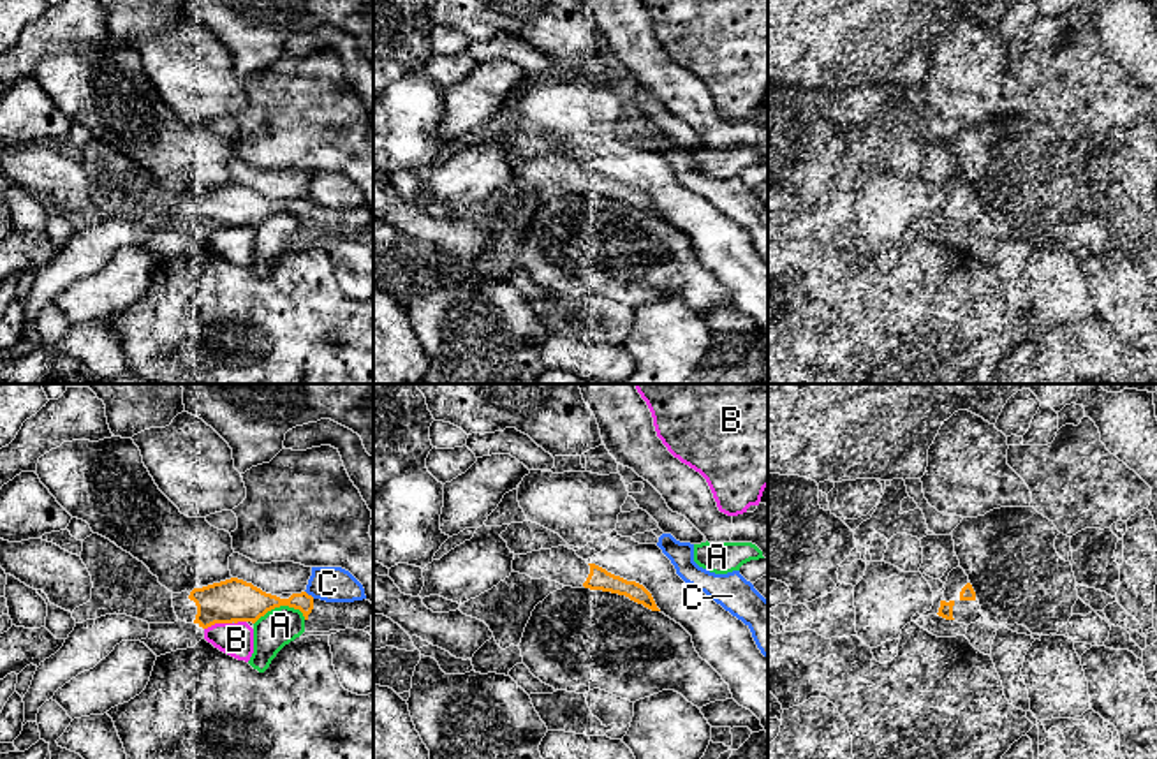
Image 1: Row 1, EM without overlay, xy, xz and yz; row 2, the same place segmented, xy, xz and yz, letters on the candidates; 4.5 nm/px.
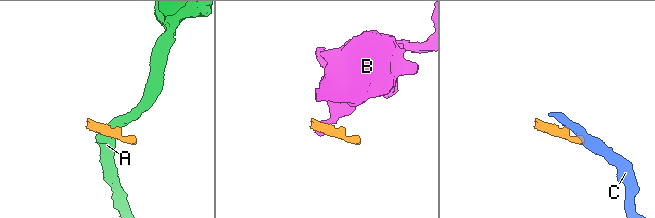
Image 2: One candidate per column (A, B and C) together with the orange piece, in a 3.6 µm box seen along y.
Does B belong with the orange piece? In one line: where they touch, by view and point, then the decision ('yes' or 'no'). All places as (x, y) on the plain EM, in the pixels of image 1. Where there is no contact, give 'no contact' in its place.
xy (217, 228) | no

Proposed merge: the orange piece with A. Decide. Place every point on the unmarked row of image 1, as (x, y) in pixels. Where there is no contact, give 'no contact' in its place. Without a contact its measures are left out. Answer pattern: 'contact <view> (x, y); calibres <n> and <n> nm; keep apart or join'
contact xy (279, 212); calibres 190 and 170 nm; keep apart

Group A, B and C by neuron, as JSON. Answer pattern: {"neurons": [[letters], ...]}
{"neurons": [["A"], ["B"], ["C"]]}

